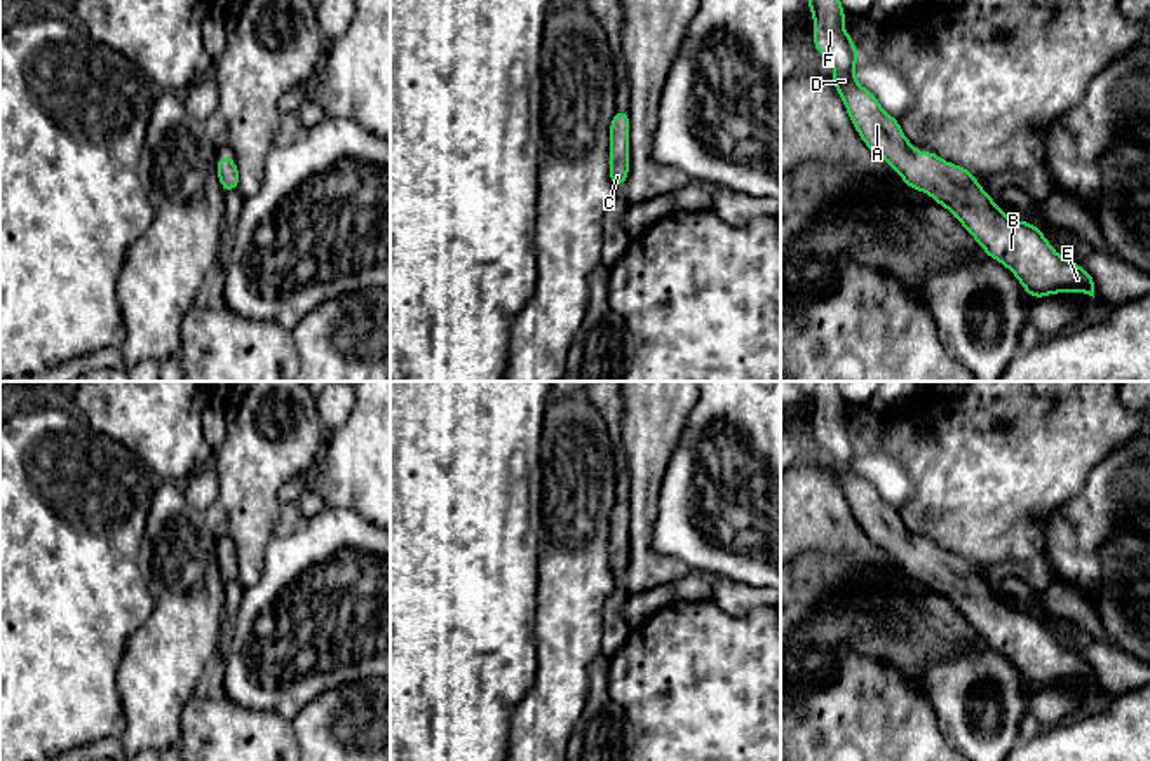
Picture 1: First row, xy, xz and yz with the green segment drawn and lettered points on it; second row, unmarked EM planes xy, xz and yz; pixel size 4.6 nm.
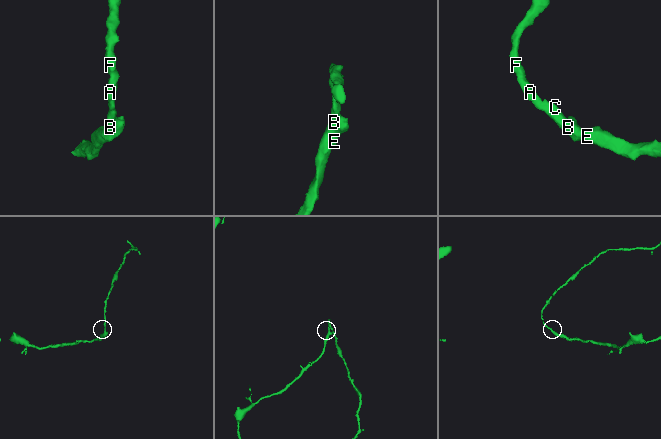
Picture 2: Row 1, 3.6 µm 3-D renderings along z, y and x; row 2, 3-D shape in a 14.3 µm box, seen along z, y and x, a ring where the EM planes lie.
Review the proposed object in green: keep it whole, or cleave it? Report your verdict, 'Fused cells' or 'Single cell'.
Single cell

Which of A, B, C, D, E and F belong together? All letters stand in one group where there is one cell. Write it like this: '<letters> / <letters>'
A B C D E F

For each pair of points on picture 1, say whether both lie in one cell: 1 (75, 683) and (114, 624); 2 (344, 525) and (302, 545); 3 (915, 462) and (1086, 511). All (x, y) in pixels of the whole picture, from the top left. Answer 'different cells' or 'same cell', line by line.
1: same cell
2: same cell
3: different cells

